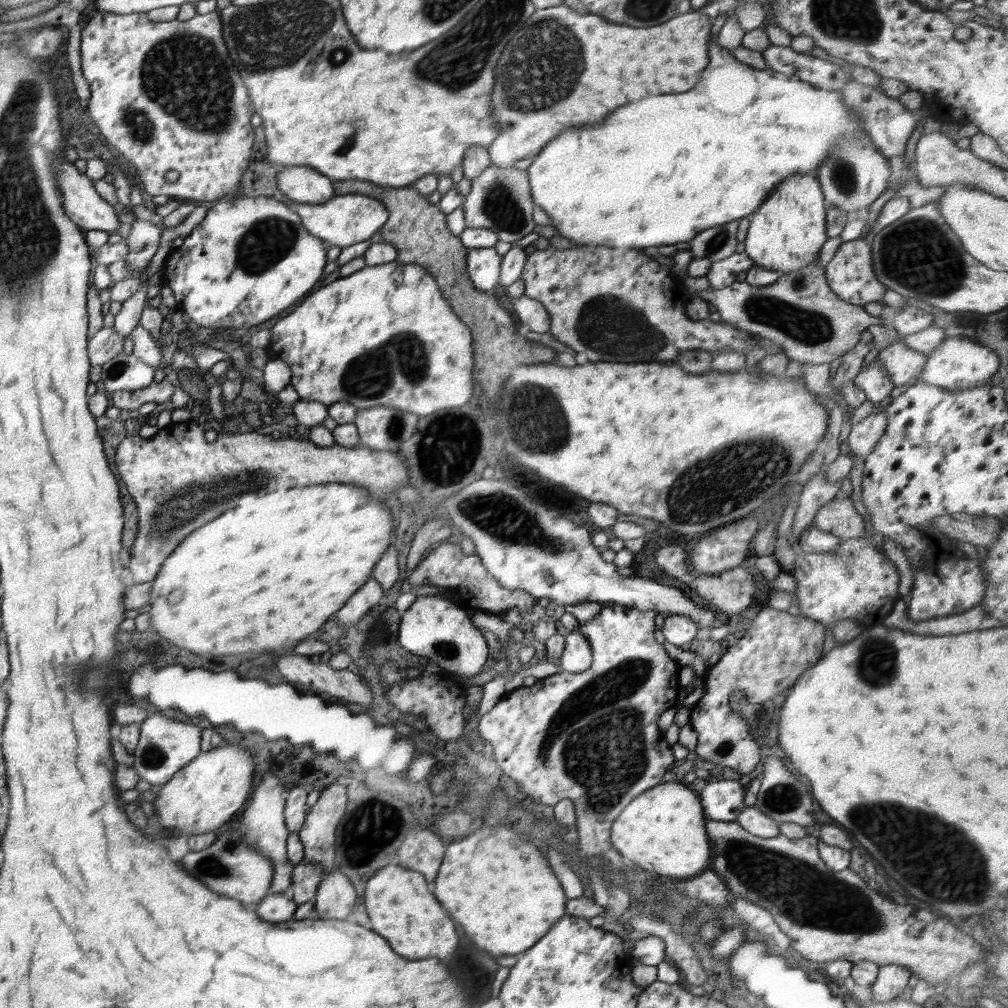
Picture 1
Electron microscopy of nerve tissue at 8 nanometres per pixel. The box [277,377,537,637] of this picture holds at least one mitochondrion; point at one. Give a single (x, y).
(446, 461)

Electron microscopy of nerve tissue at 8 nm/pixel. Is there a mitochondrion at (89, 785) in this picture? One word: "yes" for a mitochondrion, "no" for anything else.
no

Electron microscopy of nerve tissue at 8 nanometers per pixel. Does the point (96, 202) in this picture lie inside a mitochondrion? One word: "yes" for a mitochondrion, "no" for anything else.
no

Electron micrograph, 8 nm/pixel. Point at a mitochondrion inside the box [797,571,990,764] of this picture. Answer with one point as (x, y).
(878, 668)

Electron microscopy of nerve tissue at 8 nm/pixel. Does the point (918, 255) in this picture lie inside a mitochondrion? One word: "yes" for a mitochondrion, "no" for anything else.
yes

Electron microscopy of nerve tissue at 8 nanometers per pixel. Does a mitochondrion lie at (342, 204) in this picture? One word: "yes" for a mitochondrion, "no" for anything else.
no

